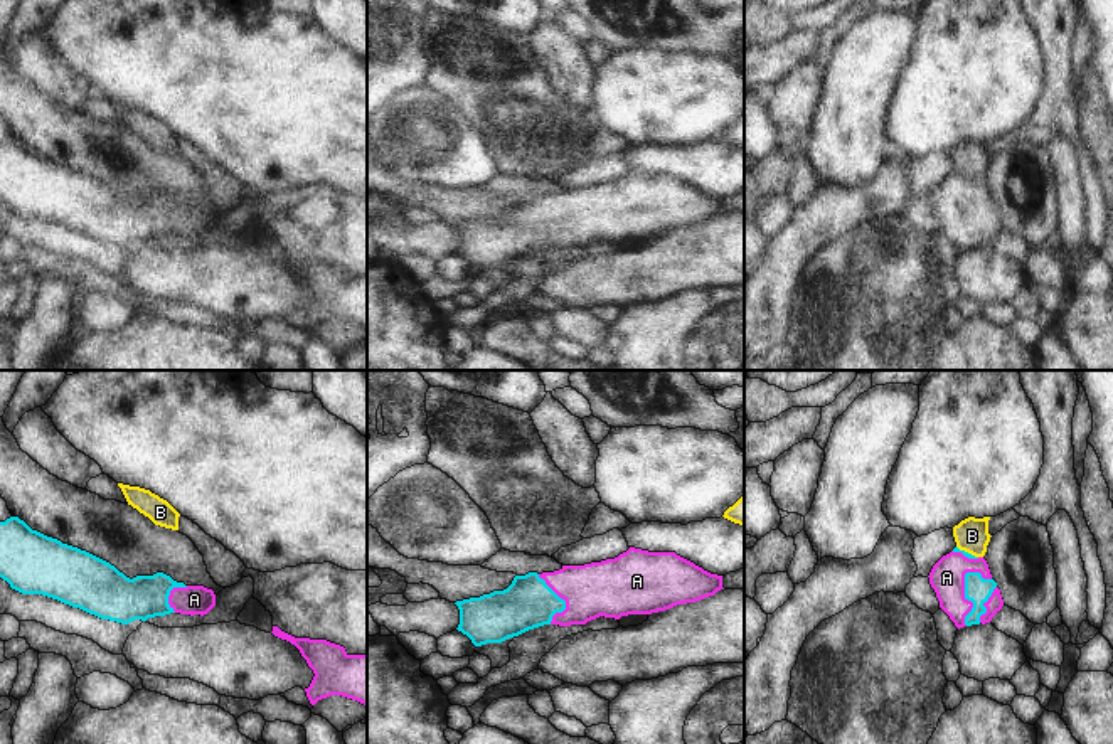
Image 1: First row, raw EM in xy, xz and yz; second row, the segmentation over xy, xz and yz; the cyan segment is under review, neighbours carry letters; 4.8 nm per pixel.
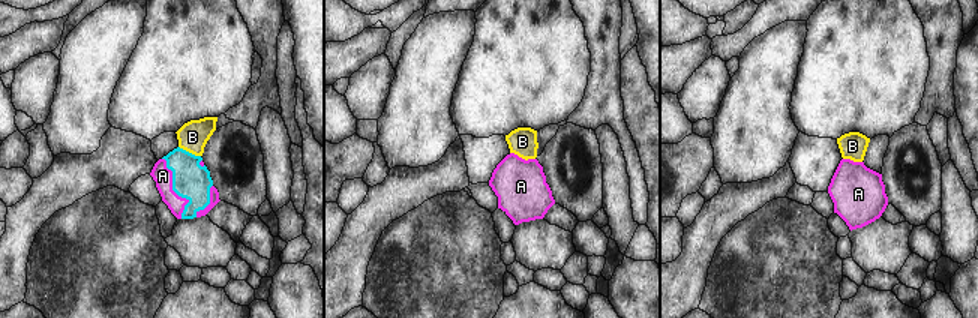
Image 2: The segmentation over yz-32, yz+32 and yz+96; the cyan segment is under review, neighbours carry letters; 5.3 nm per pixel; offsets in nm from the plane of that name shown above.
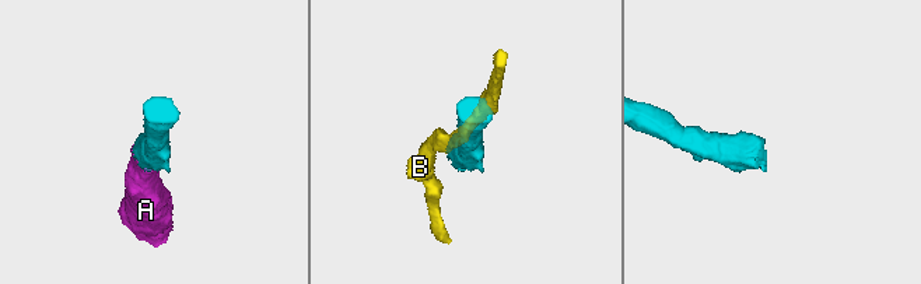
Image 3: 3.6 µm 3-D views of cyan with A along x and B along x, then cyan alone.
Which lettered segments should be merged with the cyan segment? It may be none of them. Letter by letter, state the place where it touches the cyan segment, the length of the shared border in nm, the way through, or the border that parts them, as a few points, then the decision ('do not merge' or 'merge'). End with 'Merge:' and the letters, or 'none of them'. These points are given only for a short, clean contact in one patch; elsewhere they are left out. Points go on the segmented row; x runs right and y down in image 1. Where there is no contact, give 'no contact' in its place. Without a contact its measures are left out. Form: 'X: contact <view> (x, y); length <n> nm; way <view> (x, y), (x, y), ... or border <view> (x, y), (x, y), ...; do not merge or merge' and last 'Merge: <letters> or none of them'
A: contact yz (965, 593); length 280 nm; way yz (977, 589), (965, 593), (947, 578); merge
B: contact yz (967, 552); length 120 nm; border yz (957, 546), (977, 558); do not merge
Merge: A

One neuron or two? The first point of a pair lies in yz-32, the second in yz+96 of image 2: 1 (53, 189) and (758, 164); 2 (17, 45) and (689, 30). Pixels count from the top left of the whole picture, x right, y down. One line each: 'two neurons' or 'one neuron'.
1: two neurons
2: two neurons

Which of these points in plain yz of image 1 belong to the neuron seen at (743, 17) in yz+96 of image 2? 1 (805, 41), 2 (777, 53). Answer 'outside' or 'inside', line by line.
1: outside
2: outside

